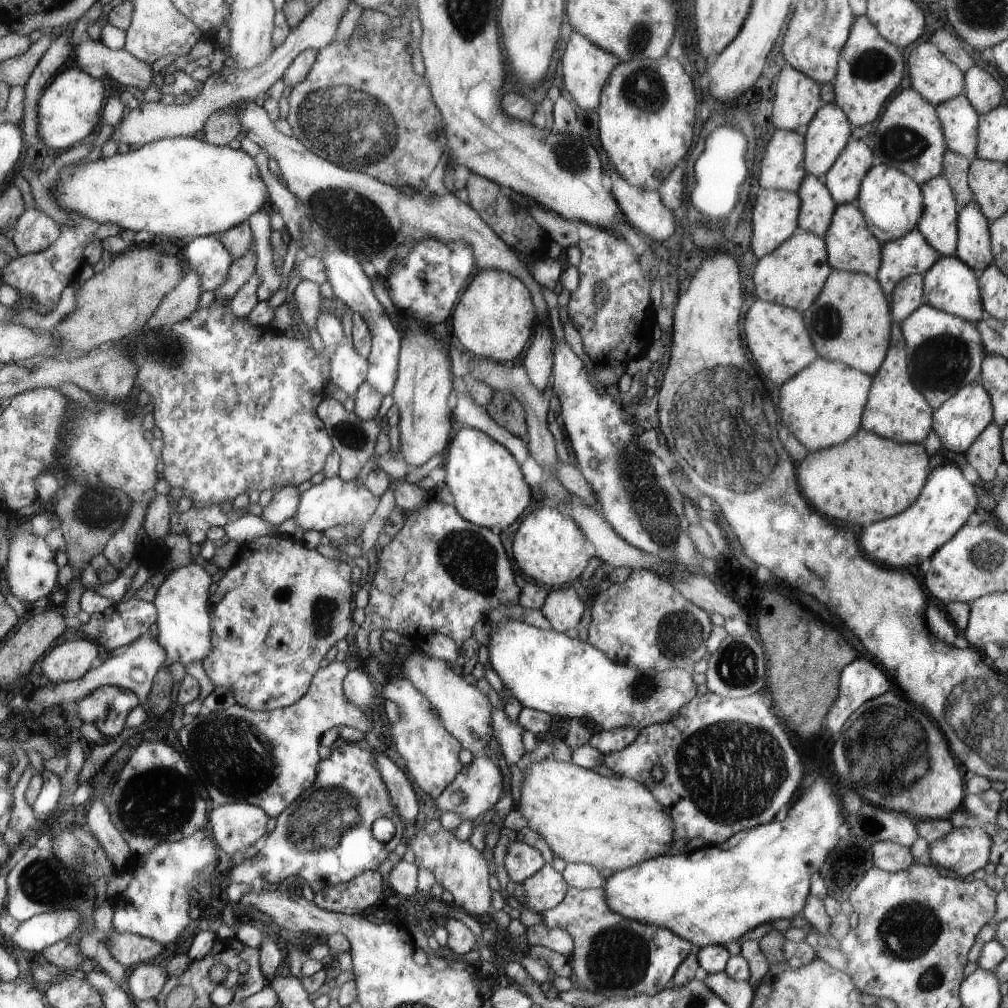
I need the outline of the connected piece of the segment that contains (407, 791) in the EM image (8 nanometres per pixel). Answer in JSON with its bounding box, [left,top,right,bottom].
[376,755,418,822]

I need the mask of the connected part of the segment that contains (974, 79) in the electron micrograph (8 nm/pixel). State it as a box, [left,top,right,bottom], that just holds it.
[965,65,1004,115]

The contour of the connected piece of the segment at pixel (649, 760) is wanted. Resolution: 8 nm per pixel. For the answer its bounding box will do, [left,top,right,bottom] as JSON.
[604,688,802,844]

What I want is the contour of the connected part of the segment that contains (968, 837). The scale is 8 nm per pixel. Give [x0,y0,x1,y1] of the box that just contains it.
[929,825,992,877]

